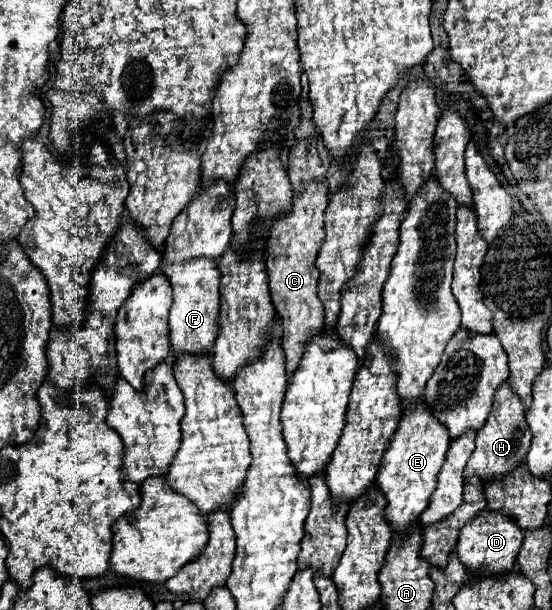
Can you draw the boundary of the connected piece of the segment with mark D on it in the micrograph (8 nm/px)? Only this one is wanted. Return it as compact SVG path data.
M478 512L470 524L464 524L460 536L458 536L458 546L456 554L462 564L468 566L468 572L476 574L498 574L498 572L510 572L514 568L518 550L522 546L524 532L516 524L510 524L506 516L498 516L498 512Z

